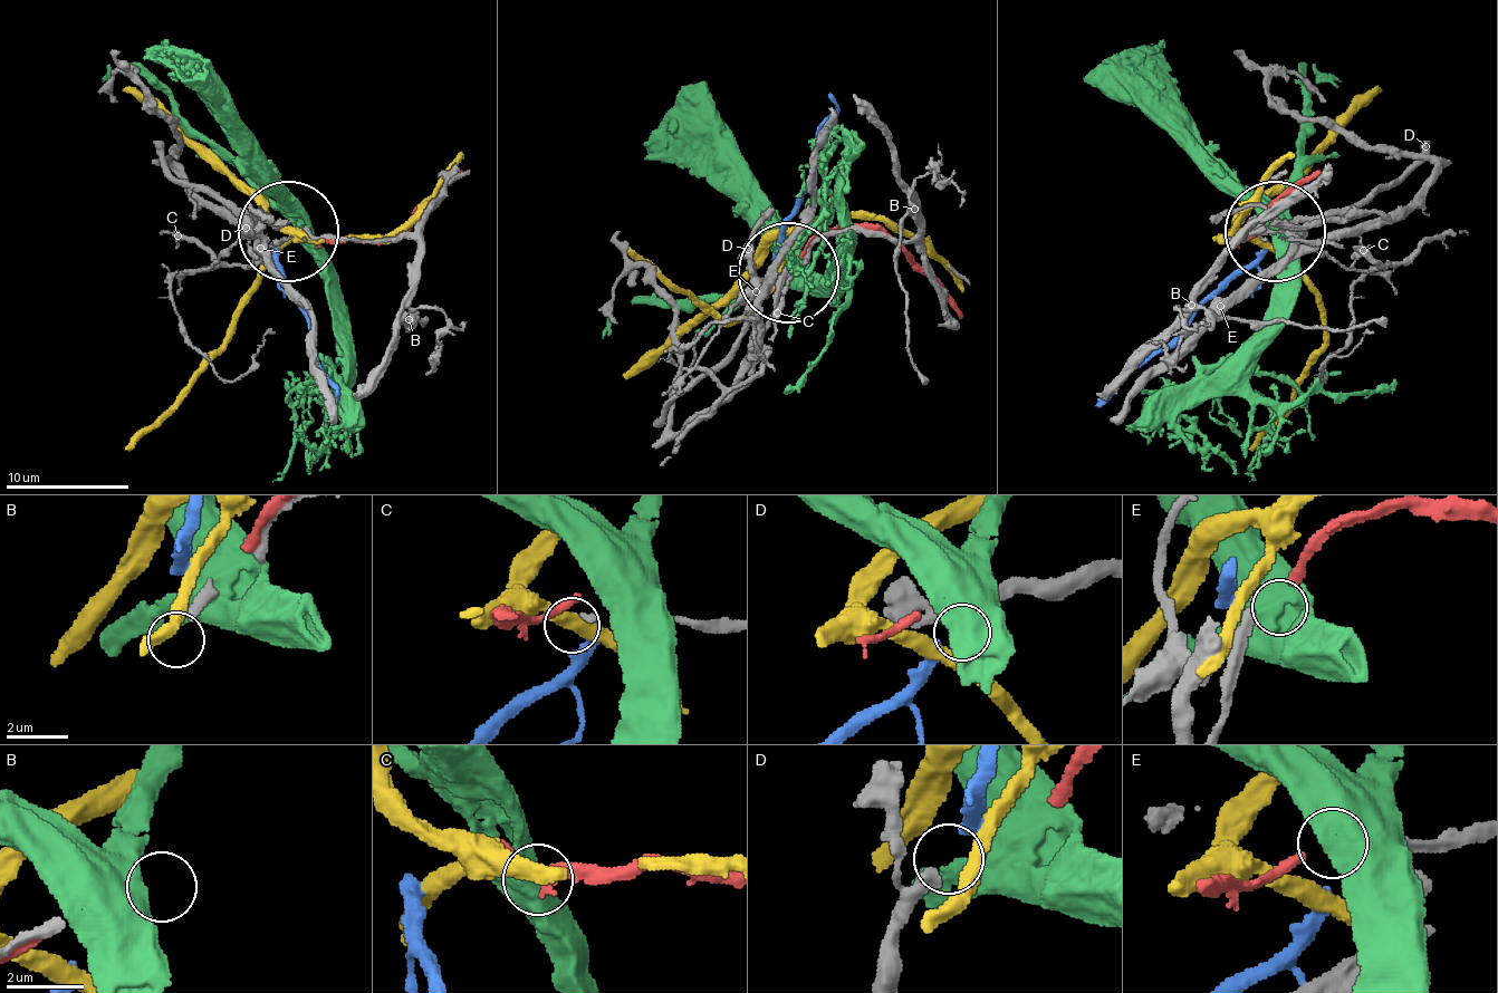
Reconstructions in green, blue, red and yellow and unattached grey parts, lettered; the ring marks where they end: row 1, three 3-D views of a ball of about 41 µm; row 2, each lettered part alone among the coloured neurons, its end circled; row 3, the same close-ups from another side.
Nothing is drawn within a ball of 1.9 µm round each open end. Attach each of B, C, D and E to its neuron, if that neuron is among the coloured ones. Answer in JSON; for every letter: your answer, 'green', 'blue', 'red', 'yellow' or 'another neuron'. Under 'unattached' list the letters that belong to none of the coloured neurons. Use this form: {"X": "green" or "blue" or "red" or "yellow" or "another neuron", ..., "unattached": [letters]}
{"B": "another neuron", "C": "another neuron", "D": "blue", "E": "red", "unattached": ["B", "C"]}

